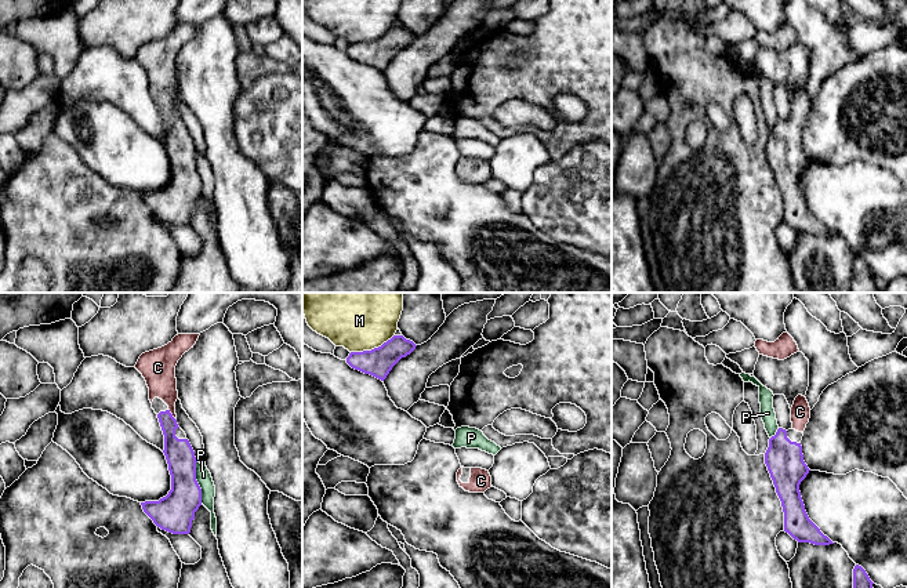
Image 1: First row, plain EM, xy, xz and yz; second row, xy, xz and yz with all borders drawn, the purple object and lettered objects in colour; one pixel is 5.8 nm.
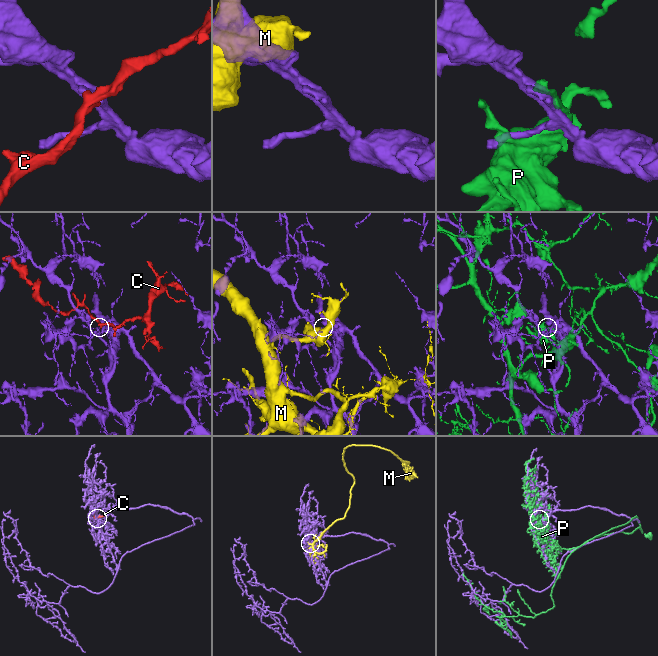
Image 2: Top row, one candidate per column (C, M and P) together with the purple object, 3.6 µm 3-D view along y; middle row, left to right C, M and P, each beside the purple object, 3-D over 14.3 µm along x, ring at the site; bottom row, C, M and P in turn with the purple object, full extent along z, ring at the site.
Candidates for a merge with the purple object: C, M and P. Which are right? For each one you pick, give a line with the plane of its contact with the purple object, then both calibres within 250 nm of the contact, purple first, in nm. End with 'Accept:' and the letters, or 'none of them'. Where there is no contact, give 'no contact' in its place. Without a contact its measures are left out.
C: contact in xy; calibres 170 and 180 nm
Accept: C

